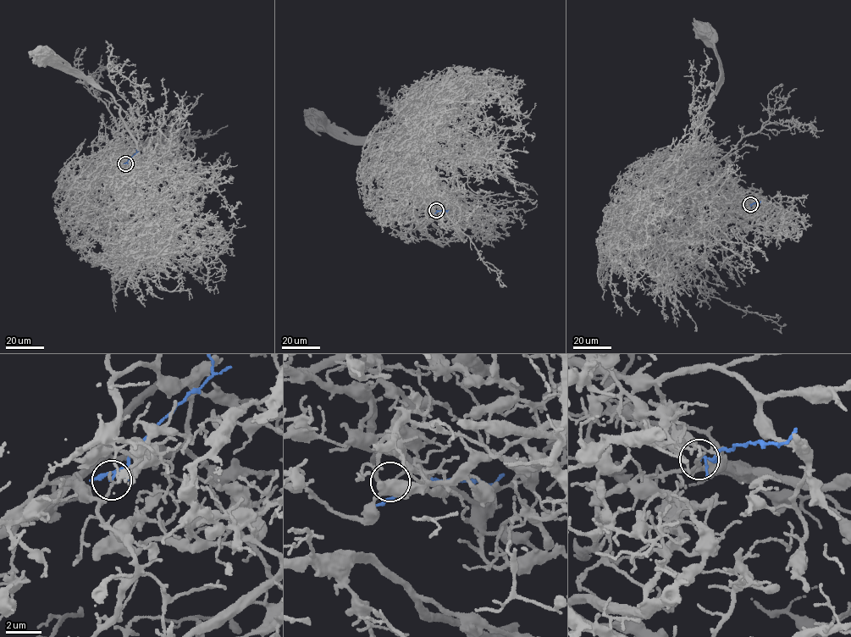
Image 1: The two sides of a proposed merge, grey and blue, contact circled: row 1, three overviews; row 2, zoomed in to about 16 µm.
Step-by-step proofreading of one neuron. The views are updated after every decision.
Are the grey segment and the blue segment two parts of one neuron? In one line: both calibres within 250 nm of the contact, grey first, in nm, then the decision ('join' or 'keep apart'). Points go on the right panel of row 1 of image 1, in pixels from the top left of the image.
140/80 nm | keep apart

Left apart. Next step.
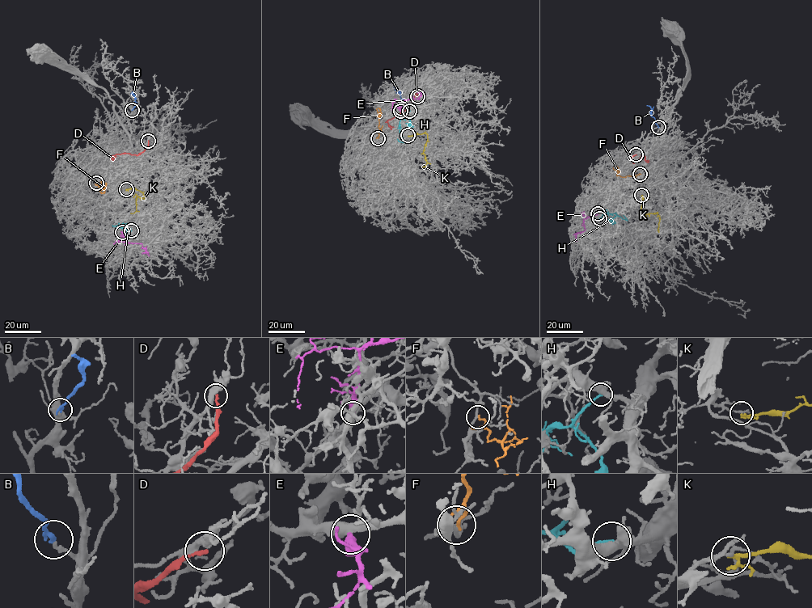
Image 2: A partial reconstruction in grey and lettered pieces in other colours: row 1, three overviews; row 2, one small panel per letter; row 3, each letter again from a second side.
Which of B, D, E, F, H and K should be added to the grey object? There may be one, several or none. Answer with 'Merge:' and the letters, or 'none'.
Merge: B

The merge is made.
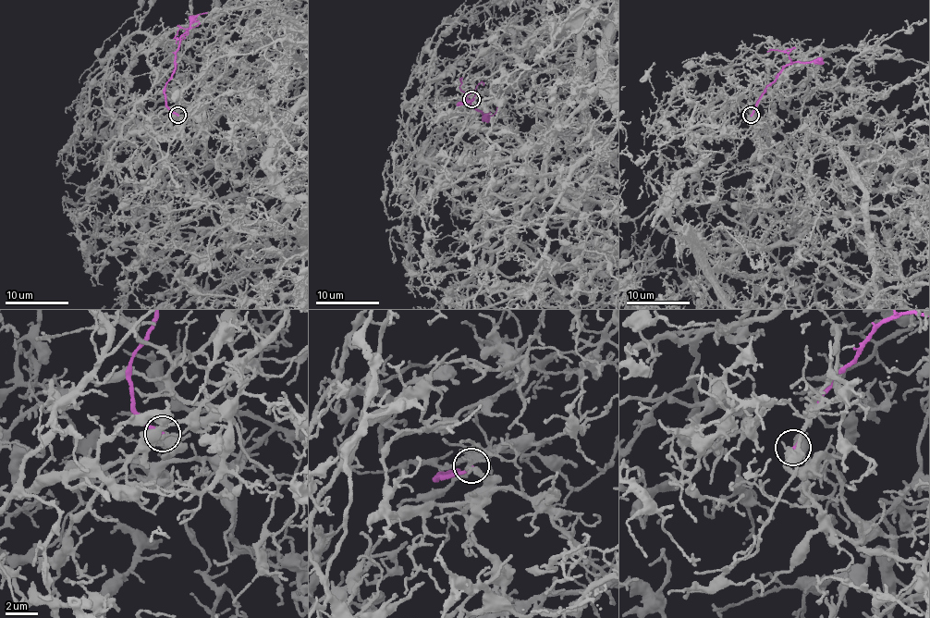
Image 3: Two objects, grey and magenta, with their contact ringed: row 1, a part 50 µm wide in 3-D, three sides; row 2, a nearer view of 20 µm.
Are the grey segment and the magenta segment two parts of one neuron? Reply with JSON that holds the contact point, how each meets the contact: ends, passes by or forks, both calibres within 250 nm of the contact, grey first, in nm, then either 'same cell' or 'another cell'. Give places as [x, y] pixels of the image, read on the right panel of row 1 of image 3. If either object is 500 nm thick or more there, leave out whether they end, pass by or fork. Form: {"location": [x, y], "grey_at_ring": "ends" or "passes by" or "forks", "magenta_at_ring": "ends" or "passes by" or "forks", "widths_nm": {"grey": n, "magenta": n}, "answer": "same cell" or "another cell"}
{"location": [751, 115], "grey_at_ring": "passes by", "magenta_at_ring": "ends", "widths_nm": {"grey": 190, "magenta": 200}, "answer": "another cell"}

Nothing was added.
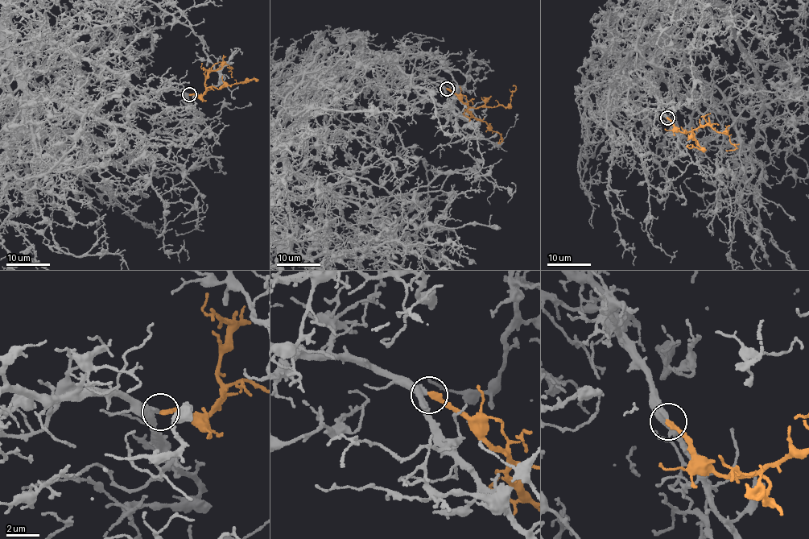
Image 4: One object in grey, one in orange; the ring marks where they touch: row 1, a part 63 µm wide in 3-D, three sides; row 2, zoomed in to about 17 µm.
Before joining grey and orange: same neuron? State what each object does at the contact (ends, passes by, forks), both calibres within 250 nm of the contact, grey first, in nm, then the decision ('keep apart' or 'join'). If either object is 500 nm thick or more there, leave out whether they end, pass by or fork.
grey passes by; orange ends there; 360 nm thick on the grey side, 280 nm on the other; join

